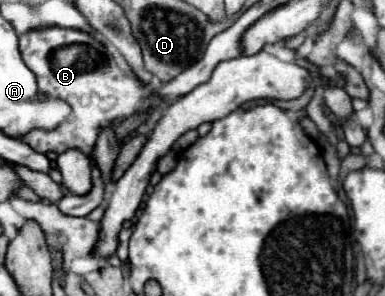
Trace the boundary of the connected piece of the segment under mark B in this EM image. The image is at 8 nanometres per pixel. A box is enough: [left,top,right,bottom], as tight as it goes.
[19,28,163,156]

